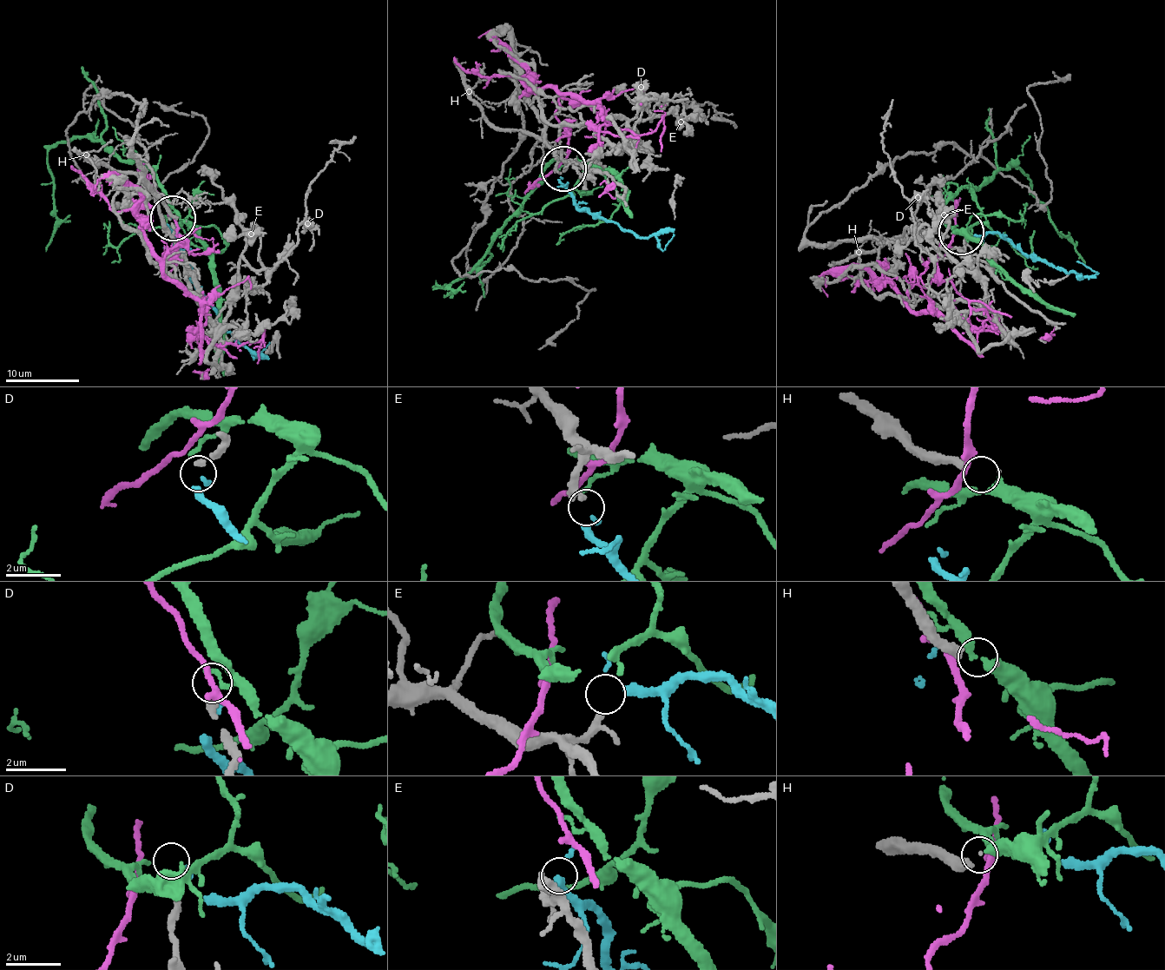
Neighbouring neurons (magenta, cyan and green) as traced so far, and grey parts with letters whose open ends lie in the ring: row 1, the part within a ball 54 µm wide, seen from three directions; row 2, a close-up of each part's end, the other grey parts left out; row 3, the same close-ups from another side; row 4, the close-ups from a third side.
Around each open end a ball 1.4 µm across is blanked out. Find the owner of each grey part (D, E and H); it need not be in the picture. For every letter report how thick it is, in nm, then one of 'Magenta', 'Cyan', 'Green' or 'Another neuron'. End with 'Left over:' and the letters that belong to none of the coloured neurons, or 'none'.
D: Thickness 170 nm. Another neuron
E: Thickness 190 nm. Cyan
H: Thickness 40 nm. Green
Left over: D

